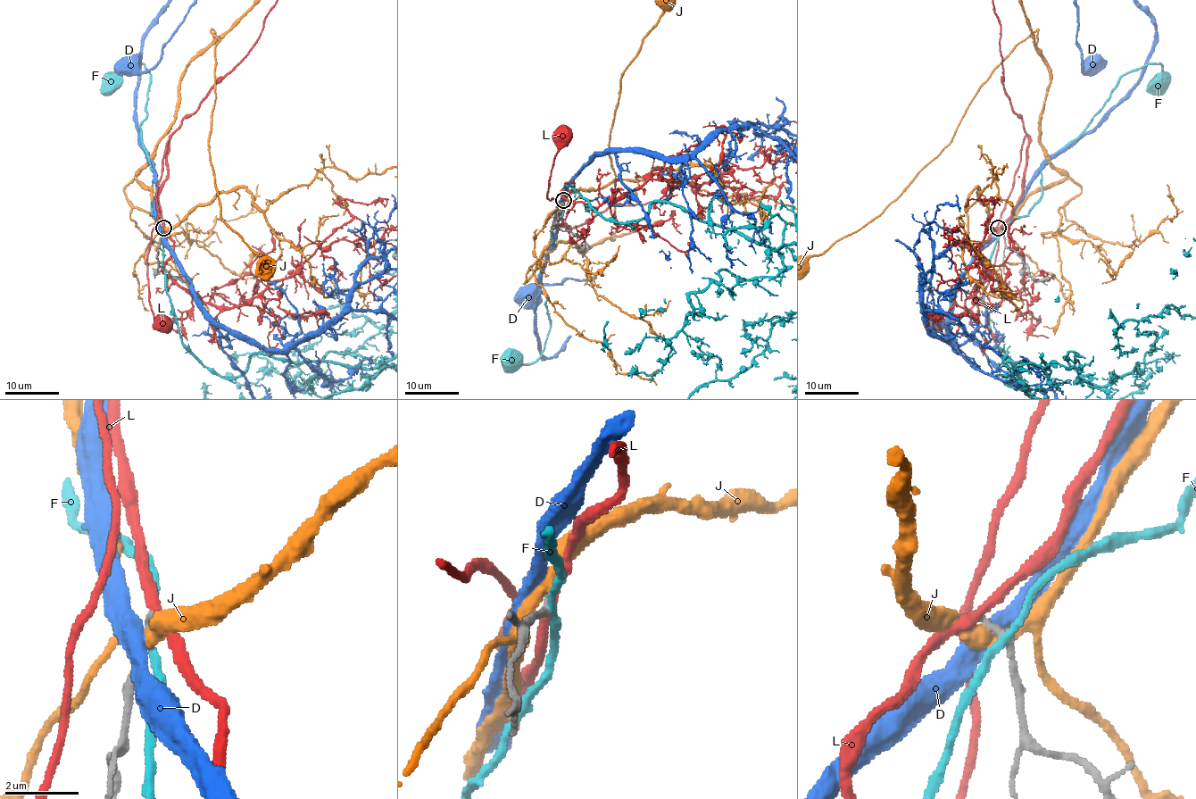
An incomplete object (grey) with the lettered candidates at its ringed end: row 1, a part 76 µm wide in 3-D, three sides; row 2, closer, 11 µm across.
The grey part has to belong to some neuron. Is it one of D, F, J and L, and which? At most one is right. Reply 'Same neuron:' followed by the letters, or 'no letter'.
Same neuron: no letter

